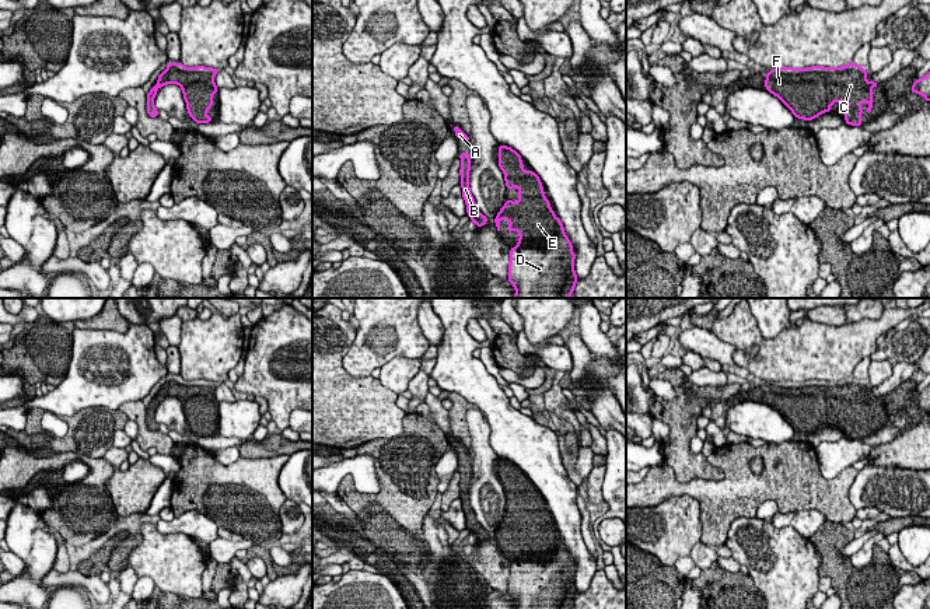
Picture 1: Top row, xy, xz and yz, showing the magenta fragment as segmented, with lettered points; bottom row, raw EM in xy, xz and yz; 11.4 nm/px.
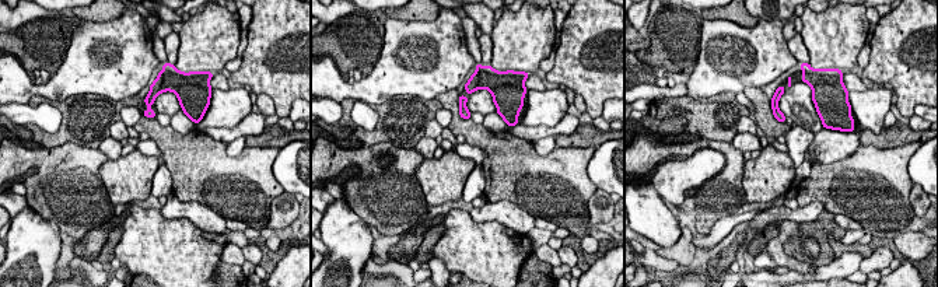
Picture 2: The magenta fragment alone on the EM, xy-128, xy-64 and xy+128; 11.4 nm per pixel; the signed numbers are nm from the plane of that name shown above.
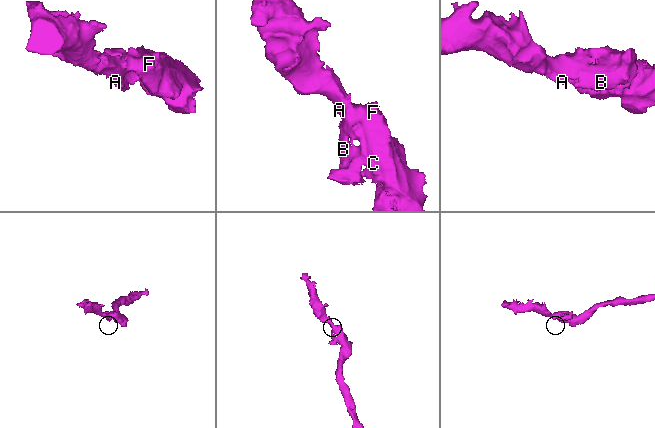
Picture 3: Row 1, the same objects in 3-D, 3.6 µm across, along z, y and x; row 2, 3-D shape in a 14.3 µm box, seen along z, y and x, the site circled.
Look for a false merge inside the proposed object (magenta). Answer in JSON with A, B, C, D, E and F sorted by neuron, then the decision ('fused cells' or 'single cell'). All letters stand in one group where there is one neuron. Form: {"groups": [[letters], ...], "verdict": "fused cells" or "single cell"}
{"groups": [["A", "B", "F"], ["C", "D", "E"]], "verdict": "fused cells"}

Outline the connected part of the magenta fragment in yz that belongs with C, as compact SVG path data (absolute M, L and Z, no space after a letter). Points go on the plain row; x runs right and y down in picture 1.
M856 377L842 381L812 379L800 384L805 389L805 398L812 398L817 403L812 433L825 426L831 426L835 416L846 416L840 424L845 427L845 435L852 440L861 440L861 417L867 416L867 426L873 423L873 402L878 396L867 393L866 382Z

